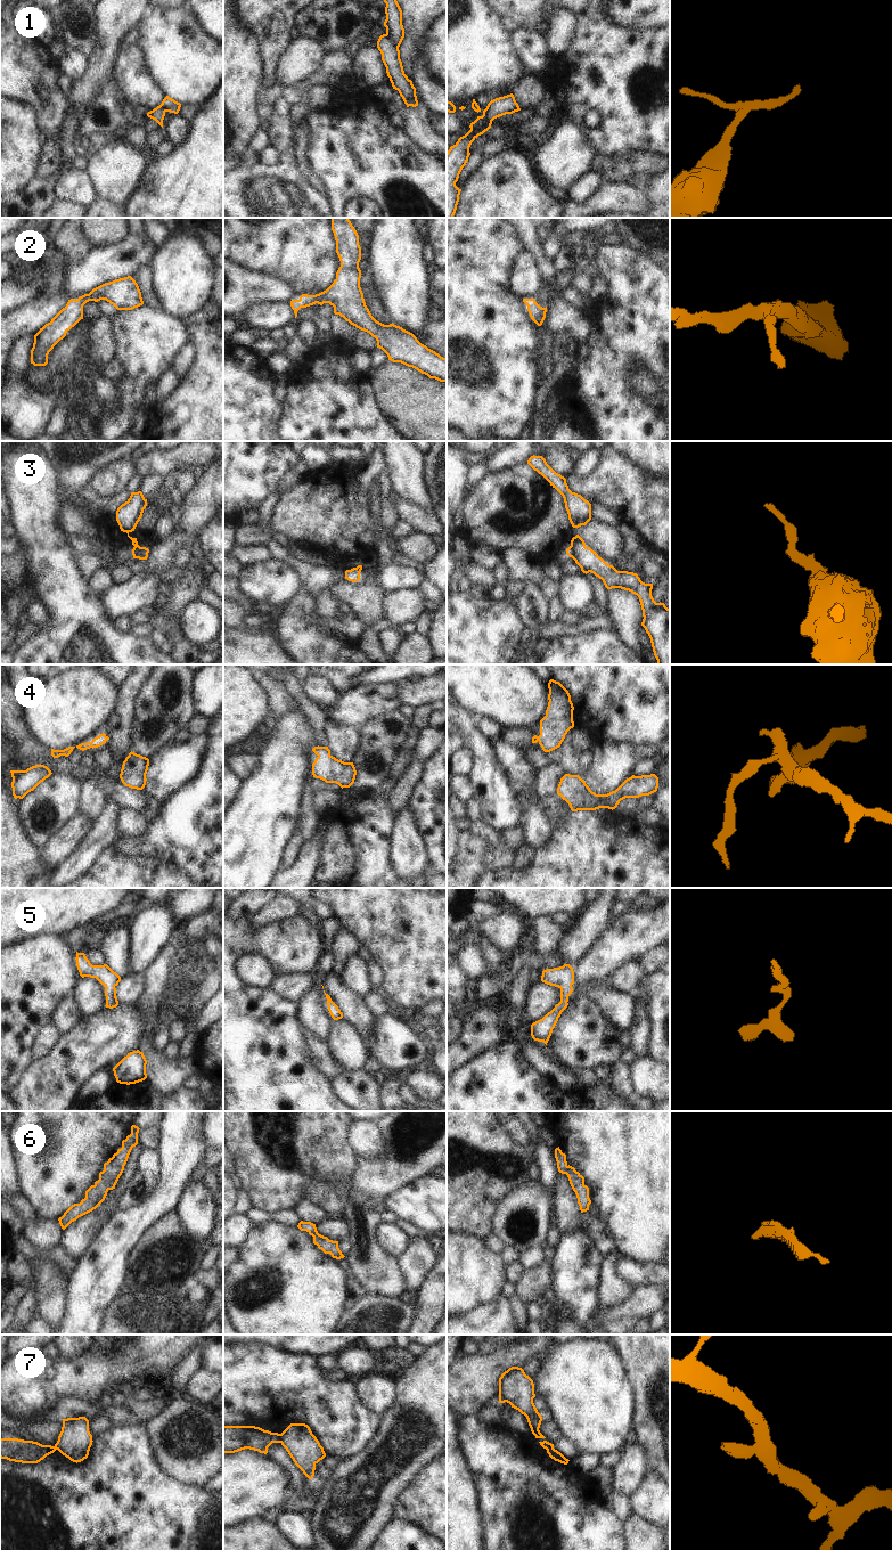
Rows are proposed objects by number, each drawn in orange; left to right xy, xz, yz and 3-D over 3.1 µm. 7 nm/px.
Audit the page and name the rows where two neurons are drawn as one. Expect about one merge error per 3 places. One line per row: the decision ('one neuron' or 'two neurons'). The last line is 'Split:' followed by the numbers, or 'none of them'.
1: one neuron
2: one neuron
3: one neuron
4: one neuron
5: one neuron
6: one neuron
7: two neurons
Split: 7

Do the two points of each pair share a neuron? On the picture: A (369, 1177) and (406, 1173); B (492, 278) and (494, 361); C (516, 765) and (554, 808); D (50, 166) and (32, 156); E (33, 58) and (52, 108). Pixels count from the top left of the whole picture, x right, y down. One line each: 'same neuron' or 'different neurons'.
A: same neuron
B: same neuron
C: same neuron
D: different neurons
E: same neuron

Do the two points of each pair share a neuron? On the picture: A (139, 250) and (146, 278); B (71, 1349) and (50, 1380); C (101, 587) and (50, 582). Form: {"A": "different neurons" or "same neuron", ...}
{"A": "different neurons", "B": "different neurons", "C": "different neurons"}

